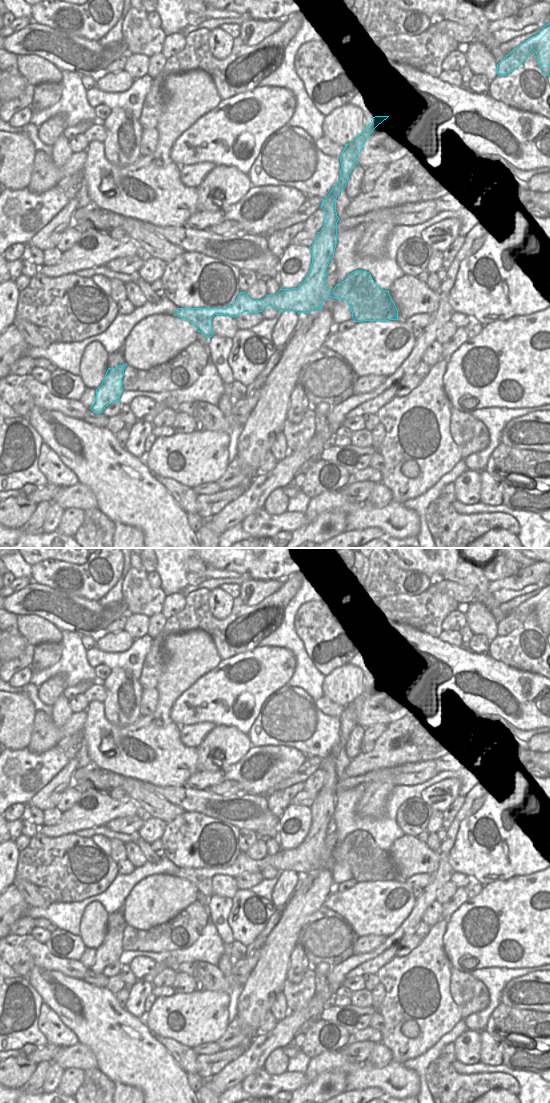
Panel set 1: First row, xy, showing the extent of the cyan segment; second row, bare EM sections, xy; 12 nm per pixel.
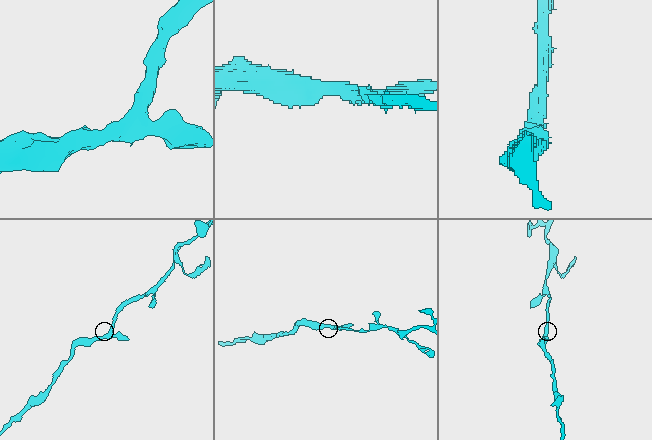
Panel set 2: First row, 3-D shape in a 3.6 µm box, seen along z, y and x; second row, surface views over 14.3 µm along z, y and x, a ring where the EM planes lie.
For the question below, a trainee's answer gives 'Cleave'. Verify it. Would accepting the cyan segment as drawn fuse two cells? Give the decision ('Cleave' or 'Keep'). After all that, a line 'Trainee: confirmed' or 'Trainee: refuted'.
Keep.
Trainee: refuted

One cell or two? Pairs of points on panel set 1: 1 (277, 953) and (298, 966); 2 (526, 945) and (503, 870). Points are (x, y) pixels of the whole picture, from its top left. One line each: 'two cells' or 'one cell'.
1: two cells
2: two cells

